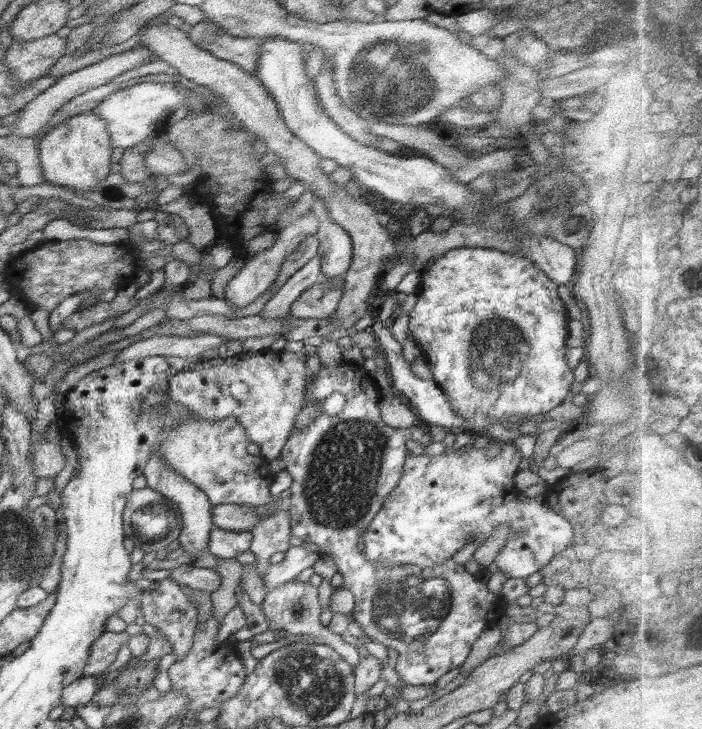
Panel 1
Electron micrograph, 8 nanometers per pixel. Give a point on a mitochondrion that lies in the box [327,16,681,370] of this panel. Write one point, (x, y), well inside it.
(393, 77)

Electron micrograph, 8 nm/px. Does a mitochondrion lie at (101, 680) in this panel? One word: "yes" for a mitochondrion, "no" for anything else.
no

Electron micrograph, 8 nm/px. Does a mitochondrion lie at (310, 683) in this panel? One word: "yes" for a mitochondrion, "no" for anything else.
yes

